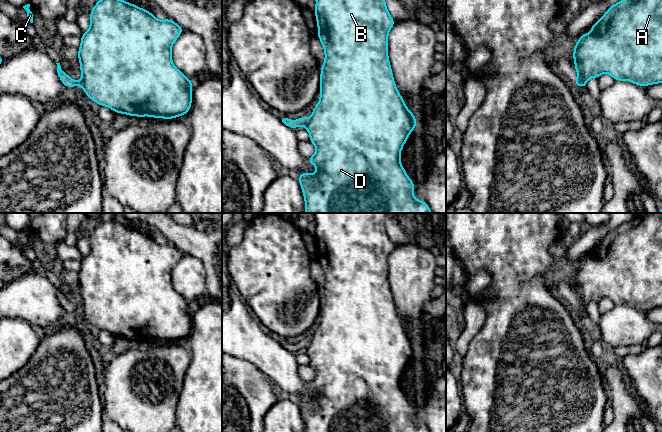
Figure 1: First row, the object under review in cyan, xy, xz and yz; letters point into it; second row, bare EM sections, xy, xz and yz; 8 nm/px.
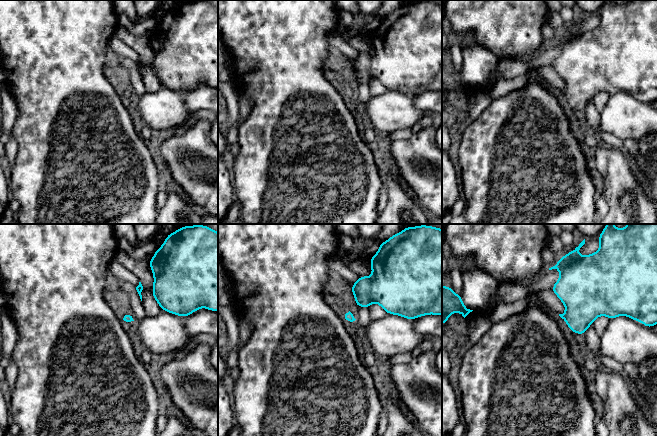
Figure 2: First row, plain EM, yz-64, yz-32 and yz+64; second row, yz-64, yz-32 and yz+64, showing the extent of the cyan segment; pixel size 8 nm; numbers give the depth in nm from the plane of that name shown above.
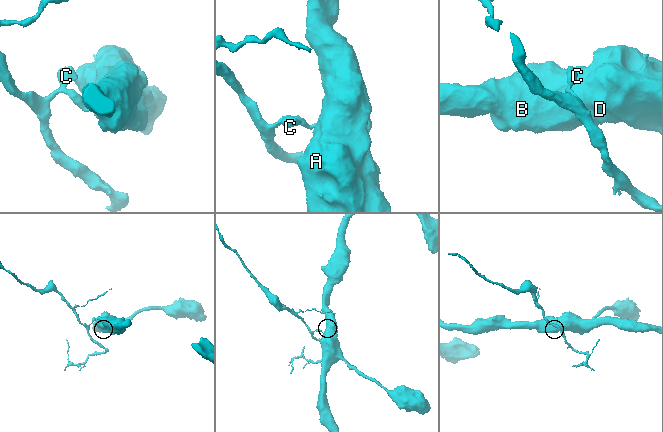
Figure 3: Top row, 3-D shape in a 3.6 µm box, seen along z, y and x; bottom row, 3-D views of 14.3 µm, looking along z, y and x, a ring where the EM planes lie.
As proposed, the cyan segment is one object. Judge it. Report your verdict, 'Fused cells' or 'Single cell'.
Fused cells

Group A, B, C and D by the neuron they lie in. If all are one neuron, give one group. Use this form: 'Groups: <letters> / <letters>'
Groups: A B D / C

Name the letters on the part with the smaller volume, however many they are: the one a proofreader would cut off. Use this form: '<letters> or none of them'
C

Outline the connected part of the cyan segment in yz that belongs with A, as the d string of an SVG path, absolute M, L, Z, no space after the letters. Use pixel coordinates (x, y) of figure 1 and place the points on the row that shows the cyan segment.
M621 0L610 6L591 26L590 34L579 35L579 42L574 44L573 60L583 89L590 77L599 79L603 73L608 73L615 81L627 80L641 87L662 83L662 0Z

